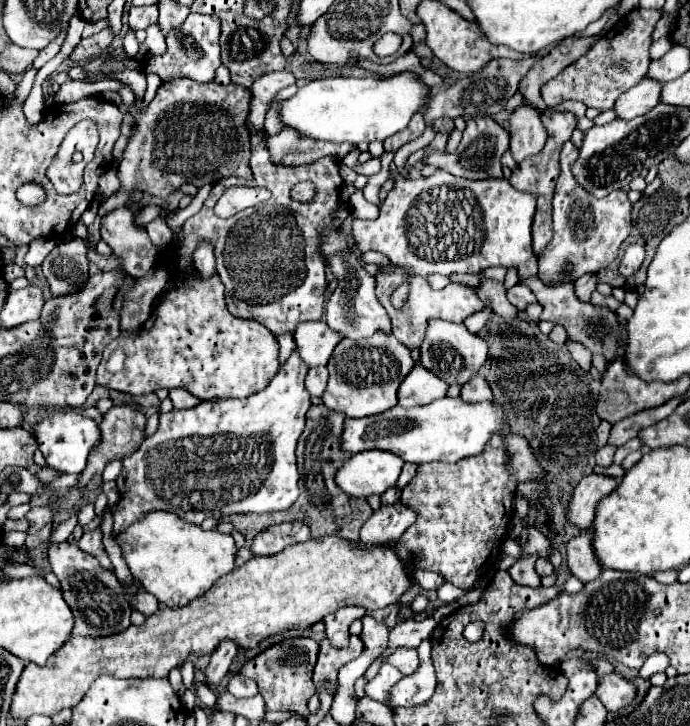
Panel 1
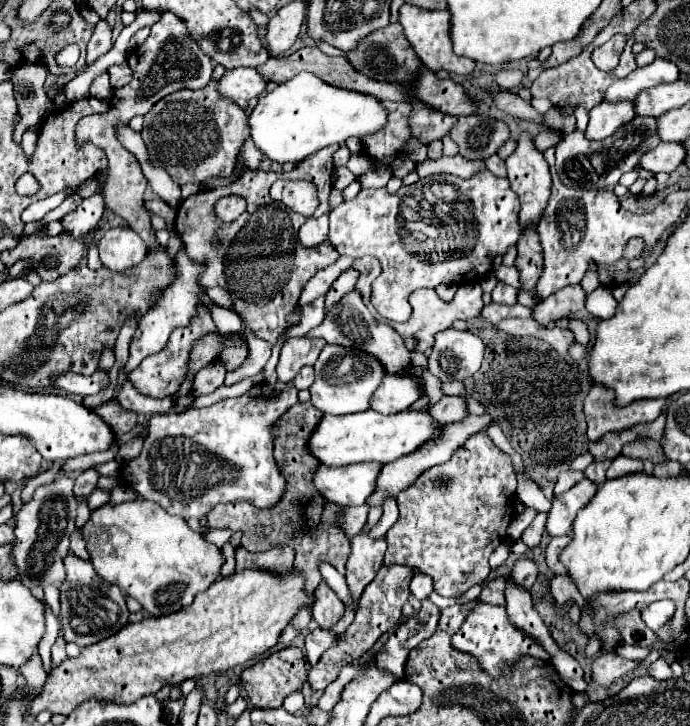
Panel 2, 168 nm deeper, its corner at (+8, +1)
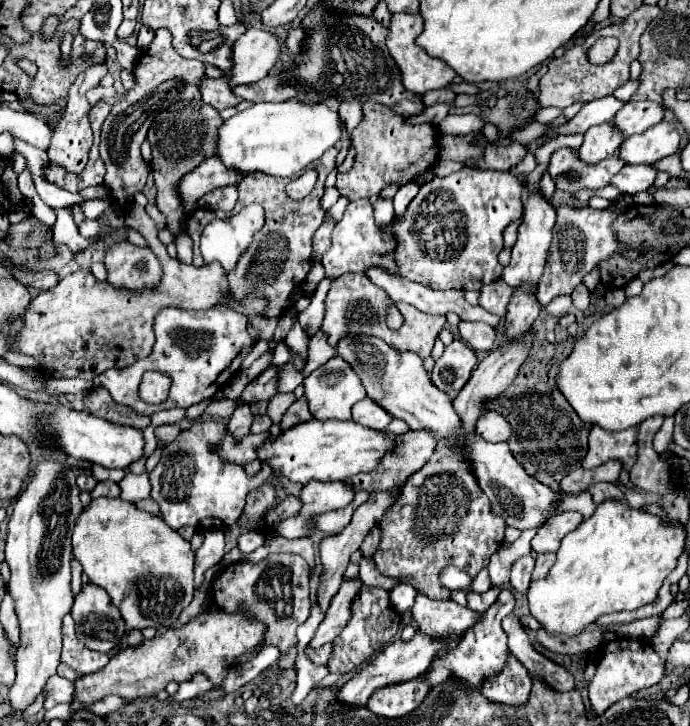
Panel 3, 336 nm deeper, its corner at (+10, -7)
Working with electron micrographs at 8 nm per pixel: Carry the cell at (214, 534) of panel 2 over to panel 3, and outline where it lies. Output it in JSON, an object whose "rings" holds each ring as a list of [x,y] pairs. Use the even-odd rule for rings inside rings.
{"rings":[[[208,528],[204,544],[196,550],[196,588],[204,582],[204,572],[224,558],[224,532],[222,528]]]}

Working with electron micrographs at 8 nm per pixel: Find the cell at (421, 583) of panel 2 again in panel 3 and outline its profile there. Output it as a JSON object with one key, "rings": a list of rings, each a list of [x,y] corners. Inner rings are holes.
{"rings":[[[398,584],[394,590],[392,590],[392,604],[396,610],[400,612],[406,612],[414,606],[414,598],[416,598],[416,588],[412,588],[410,584]]]}

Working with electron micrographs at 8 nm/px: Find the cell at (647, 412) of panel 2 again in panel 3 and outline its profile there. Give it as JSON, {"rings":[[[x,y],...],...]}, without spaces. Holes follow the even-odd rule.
{"rings":[[[592,426],[588,436],[588,454],[582,462],[584,468],[600,466],[612,458],[620,460],[626,468],[632,468],[636,460],[636,426],[620,432],[608,432],[600,426]]]}

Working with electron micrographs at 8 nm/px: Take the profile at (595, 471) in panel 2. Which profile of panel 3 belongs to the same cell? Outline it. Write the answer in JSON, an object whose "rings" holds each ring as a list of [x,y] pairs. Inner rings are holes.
{"rings":[[[596,482],[596,484],[590,484],[590,486],[588,486],[588,492],[592,494],[592,500],[594,500],[596,506],[598,506],[604,498],[624,500],[624,498],[622,498],[622,492],[620,492],[614,484],[610,484],[610,482]]]}

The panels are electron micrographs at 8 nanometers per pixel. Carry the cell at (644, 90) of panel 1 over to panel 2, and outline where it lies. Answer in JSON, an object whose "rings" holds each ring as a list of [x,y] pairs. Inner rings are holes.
{"rings":[[[602,102],[598,104],[598,108],[590,110],[586,136],[590,140],[604,140],[606,136],[612,136],[620,126],[628,124],[632,118],[634,118],[632,102],[620,102],[620,104]]]}

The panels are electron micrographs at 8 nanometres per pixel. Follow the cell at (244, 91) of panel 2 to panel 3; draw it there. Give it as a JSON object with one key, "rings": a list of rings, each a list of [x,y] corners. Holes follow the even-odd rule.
{"rings":[[[228,74],[218,78],[218,80],[212,80],[212,78],[202,80],[200,92],[202,92],[202,102],[210,104],[218,112],[222,112],[224,108],[230,108],[230,106],[238,106],[244,100],[244,98],[234,94]]]}

